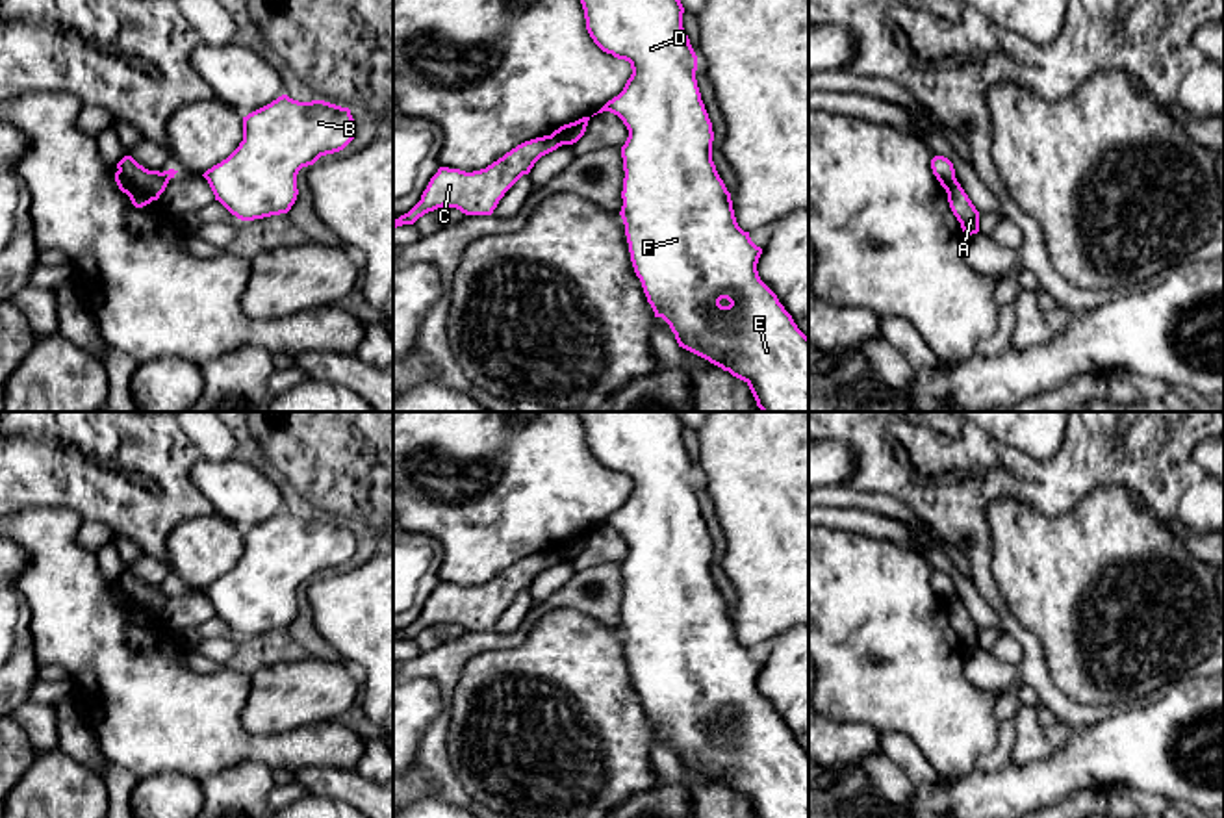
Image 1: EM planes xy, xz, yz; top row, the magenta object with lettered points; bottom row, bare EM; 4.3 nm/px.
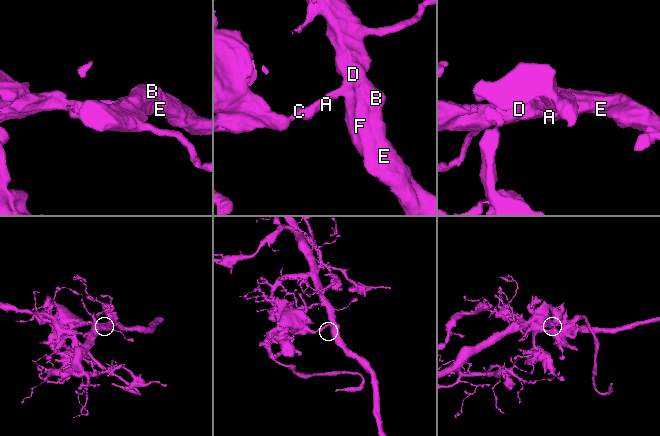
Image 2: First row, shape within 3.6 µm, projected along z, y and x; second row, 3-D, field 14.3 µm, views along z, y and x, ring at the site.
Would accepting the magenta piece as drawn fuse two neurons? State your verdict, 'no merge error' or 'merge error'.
merge error

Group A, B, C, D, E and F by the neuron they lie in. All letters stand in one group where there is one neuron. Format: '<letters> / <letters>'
A C / B D E F

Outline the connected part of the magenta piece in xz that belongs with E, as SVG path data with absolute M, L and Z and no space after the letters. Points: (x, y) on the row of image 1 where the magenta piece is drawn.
M580 0L586 30L606 54L631 63L623 91L597 113L618 115L629 130L621 147L621 219L631 262L655 317L662 317L679 347L708 360L744 380L762 412L809 412L809 338L797 328L777 295L760 280L757 263L762 249L734 217L731 193L712 161L712 122L695 80L697 56L682 28L681 0Z

